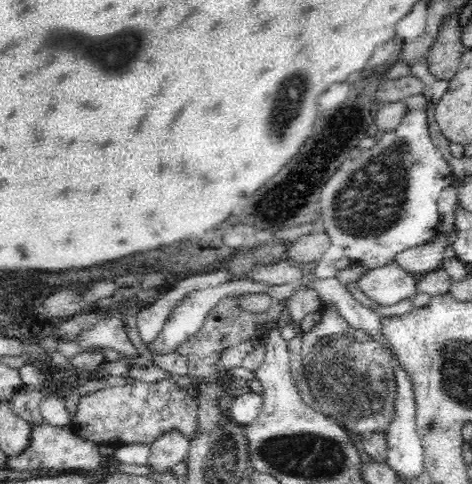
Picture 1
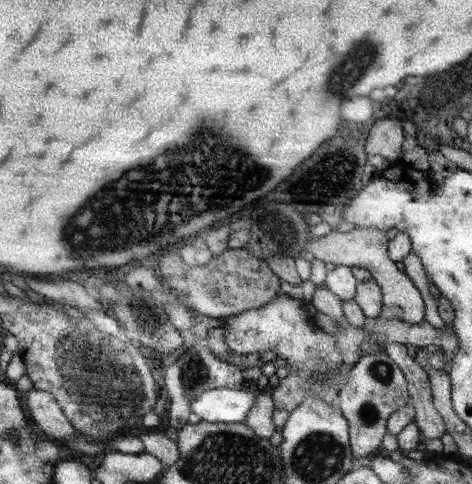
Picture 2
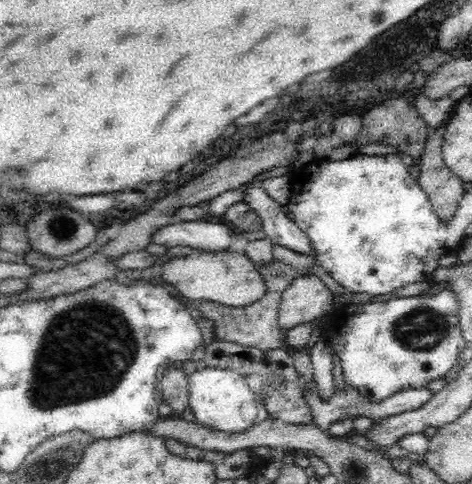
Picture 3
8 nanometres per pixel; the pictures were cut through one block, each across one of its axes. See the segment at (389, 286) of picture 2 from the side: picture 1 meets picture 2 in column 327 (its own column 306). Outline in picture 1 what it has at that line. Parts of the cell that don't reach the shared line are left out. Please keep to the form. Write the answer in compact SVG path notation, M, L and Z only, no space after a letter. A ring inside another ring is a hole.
M304 234L300 238L296 238L296 242L288 244L286 248L286 260L292 262L300 262L300 264L318 264L328 246L330 246L330 236L328 234Z

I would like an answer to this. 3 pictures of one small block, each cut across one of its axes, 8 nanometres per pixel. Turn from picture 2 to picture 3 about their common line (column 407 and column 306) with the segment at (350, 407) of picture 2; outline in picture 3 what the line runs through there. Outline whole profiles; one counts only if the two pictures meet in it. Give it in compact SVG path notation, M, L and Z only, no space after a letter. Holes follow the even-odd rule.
M348 384L346 390L336 390L336 394L332 396L330 402L322 402L322 400L318 398L316 386L314 386L314 390L312 390L312 394L310 394L310 392L304 392L304 398L306 398L308 406L312 408L314 426L318 426L320 430L328 432L328 428L332 426L332 422L342 420L342 416L346 416L346 414L348 414L350 418L354 418L354 416L358 416L358 414L366 414L366 416L370 416L372 420L374 420L374 418L384 418L384 420L386 420L388 416L398 416L398 414L402 414L402 412L418 410L418 408L422 408L426 402L430 402L430 400L434 398L434 392L426 390L426 386L424 386L424 388L418 388L418 390L402 390L402 392L390 396L390 398L386 398L386 400L382 400L382 402L370 402L368 398L364 398L358 390L354 390L354 388Z

